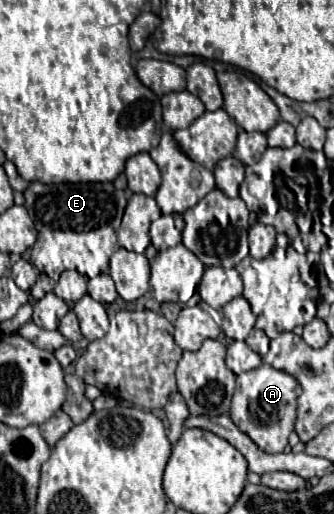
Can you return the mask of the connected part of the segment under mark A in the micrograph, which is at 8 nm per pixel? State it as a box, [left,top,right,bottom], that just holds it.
[229,363,301,455]

